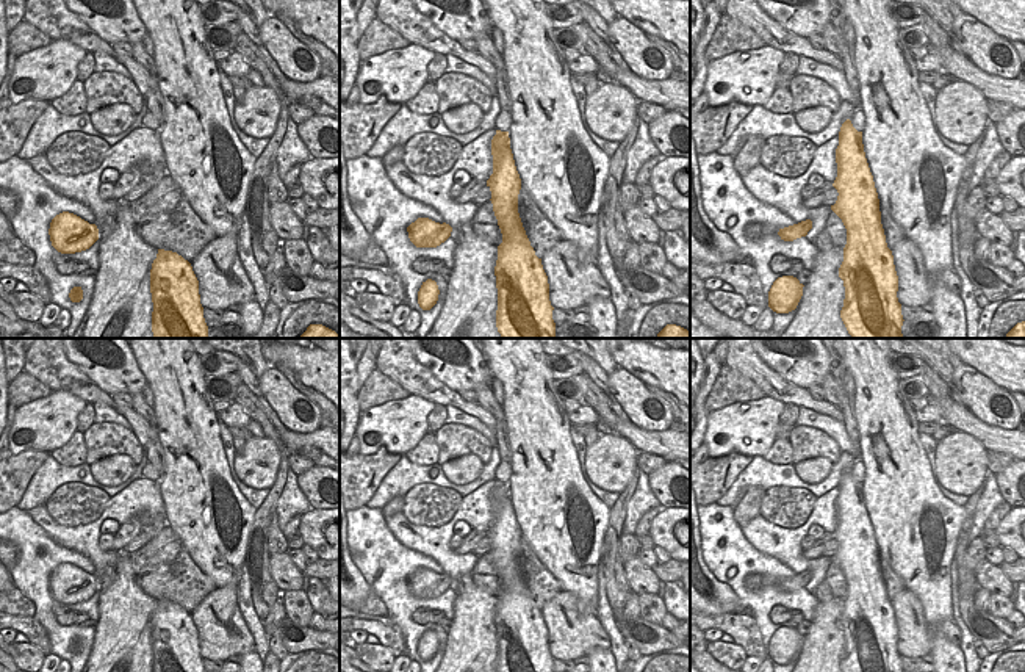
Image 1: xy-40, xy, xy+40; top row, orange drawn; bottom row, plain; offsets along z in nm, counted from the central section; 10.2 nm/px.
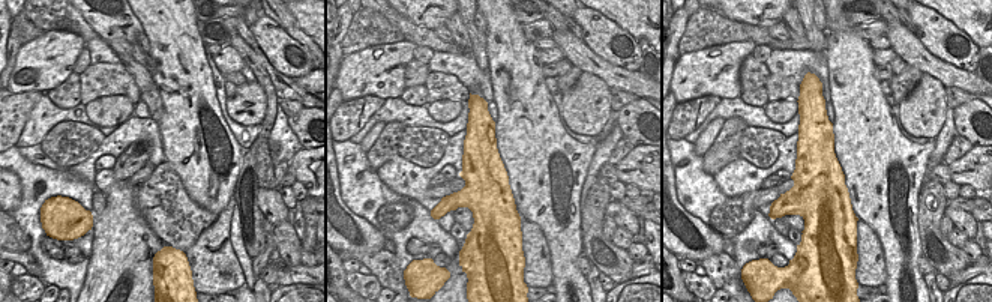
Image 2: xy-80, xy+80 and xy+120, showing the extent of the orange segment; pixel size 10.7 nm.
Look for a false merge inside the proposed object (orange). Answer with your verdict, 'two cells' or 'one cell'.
one cell

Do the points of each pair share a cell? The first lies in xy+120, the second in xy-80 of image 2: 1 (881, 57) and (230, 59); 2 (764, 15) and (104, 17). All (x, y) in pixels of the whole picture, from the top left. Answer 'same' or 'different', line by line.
1: same
2: same

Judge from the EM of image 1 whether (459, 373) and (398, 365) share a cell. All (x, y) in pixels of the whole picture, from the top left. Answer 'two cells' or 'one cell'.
two cells

